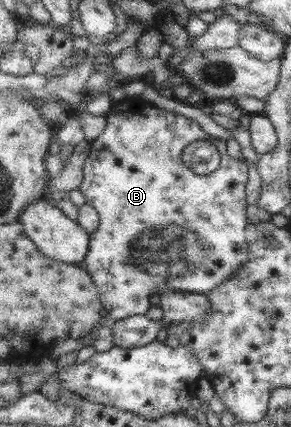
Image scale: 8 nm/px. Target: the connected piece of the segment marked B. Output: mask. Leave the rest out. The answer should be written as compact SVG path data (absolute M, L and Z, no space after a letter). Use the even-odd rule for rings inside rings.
M126 96L119 102L113 103L105 119L107 120L105 130L91 141L91 155L86 161L84 183L81 184L80 191L86 197L86 204L95 207L95 210L100 214L100 225L95 233L92 234L89 254L84 259L84 262L86 263L85 270L93 277L93 282L99 288L101 303L108 311L108 322L112 324L116 321L127 319L129 316L145 315L149 311L149 307L156 304L158 294L163 293L165 290L190 291L208 295L215 288L224 286L233 277L232 273L240 271L243 264L249 261L249 242L247 242L246 233L250 221L247 219L247 193L245 193L245 187L247 187L247 183L251 181L251 178L249 178L247 161L230 157L227 154L227 143L225 140L205 133L201 129L201 125L194 120L153 106L139 98L139 96ZM199 140L210 141L215 144L222 155L219 169L209 175L197 175L182 160L184 149L190 143L195 143Z

